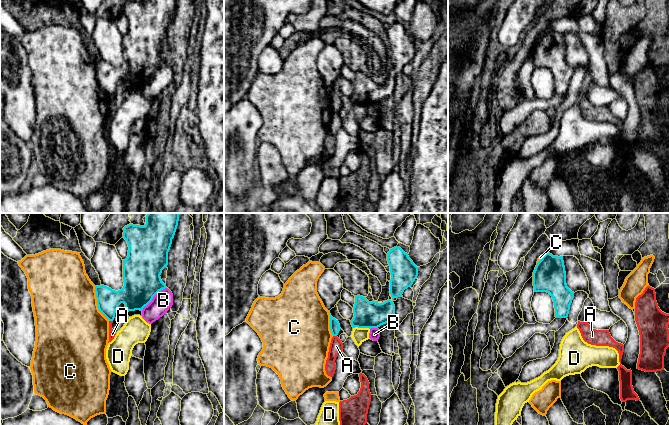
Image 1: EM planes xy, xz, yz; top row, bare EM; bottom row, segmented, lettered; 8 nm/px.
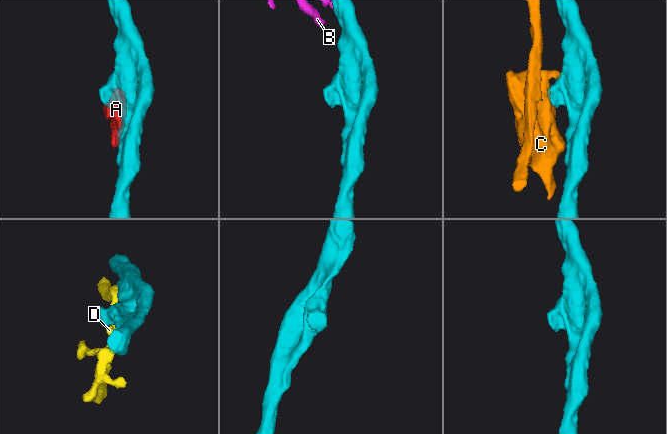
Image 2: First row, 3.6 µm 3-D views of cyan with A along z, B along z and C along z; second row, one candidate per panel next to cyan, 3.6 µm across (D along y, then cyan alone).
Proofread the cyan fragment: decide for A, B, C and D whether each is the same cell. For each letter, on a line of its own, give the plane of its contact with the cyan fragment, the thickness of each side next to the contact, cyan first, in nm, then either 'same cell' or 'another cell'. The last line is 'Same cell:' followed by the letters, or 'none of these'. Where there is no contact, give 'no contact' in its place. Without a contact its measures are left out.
A: xy | 190/50 nm | another cell
B: xy | 300/160 nm | another cell
C: xy | 190/500 nm | another cell
D: xz | 220/120 nm | another cell
Same cell: none of these

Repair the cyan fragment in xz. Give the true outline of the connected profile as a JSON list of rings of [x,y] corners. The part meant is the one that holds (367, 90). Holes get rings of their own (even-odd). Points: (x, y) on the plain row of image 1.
[[[357,71],[355,72],[353,89],[354,93],[350,97],[353,104],[378,104],[383,100],[392,98],[395,81],[391,76],[383,79],[369,78],[366,73]]]

